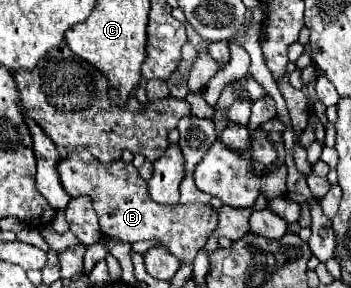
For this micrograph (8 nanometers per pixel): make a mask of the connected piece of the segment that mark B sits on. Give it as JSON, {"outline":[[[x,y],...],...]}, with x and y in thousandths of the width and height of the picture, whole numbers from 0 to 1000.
{"outline":[[[248,521],[202,528],[168,563],[168,618],[202,688],[248,674],[265,694],[265,722],[282,750],[293,813],[368,847],[396,833],[442,833],[453,854],[476,861],[516,917],[550,917],[556,889],[567,868],[578,868],[624,778],[624,736],[601,708],[544,701],[464,715],[436,701],[419,667],[419,632],[396,611],[379,569],[350,556],[288,569]]]}

